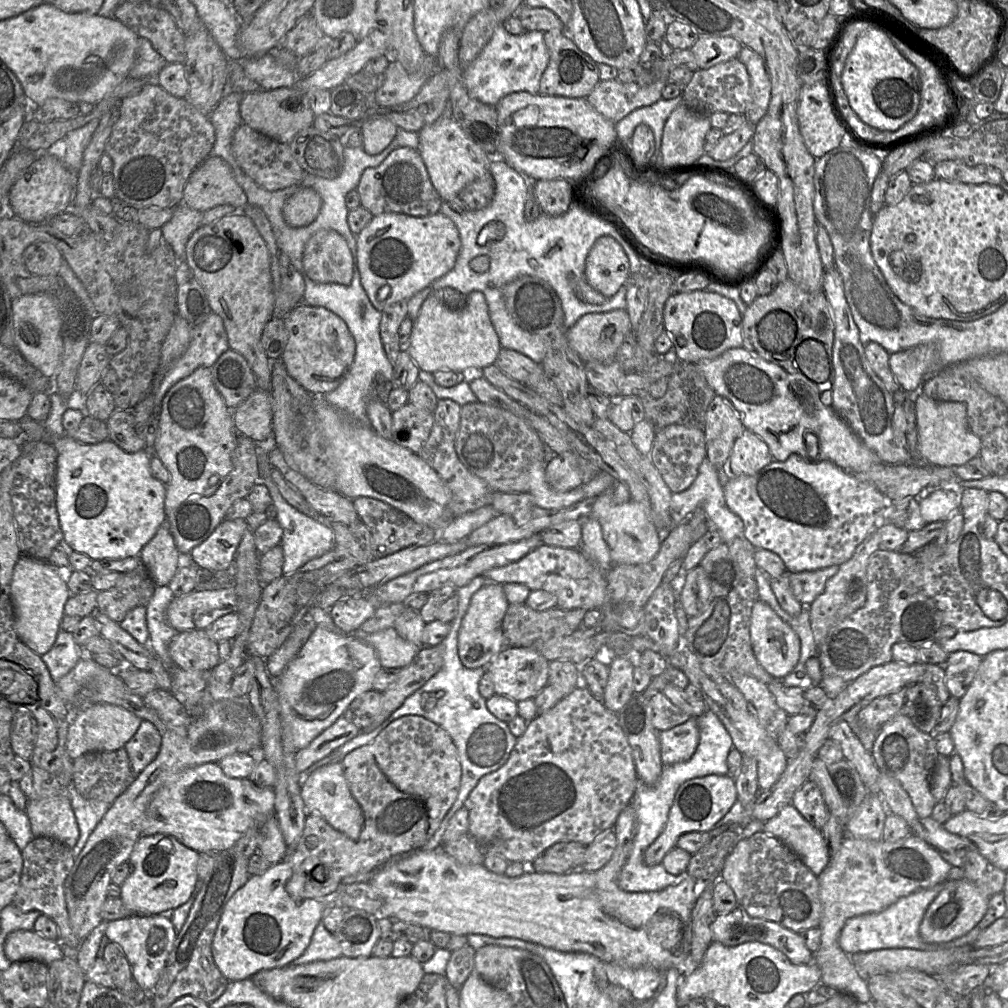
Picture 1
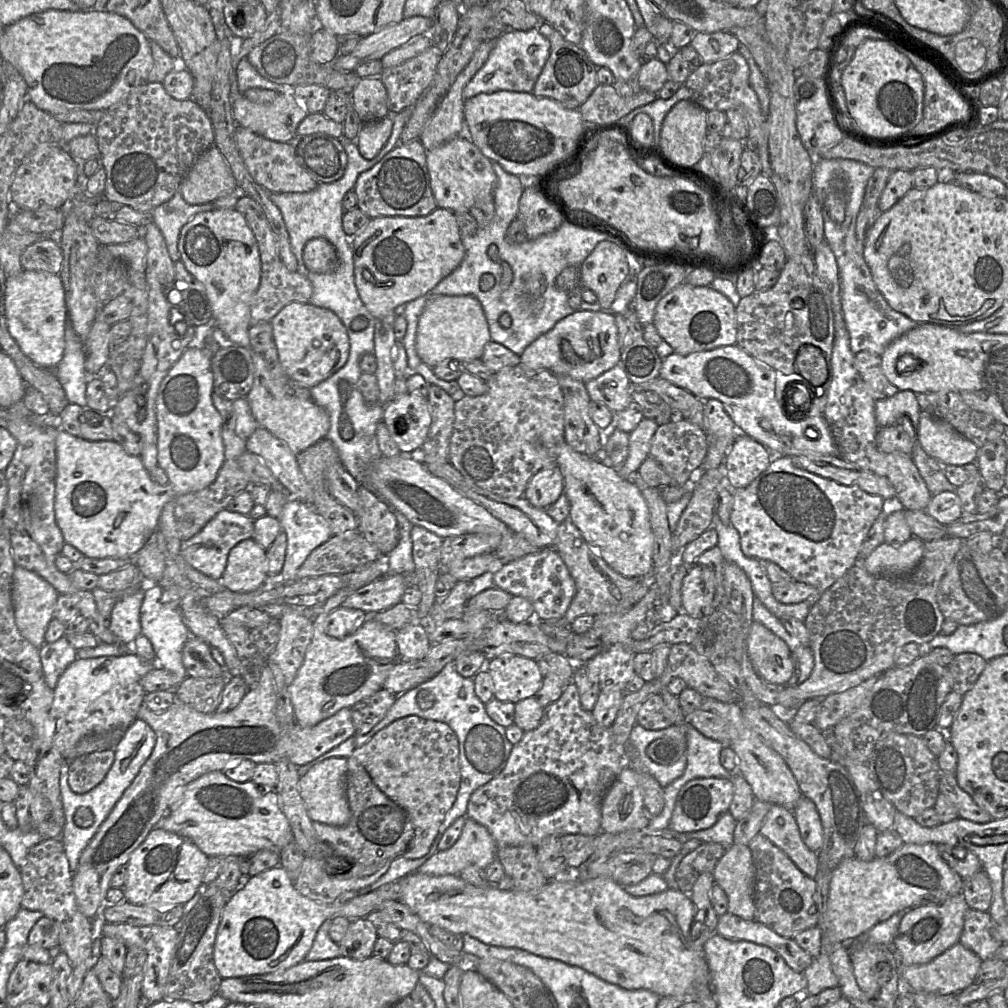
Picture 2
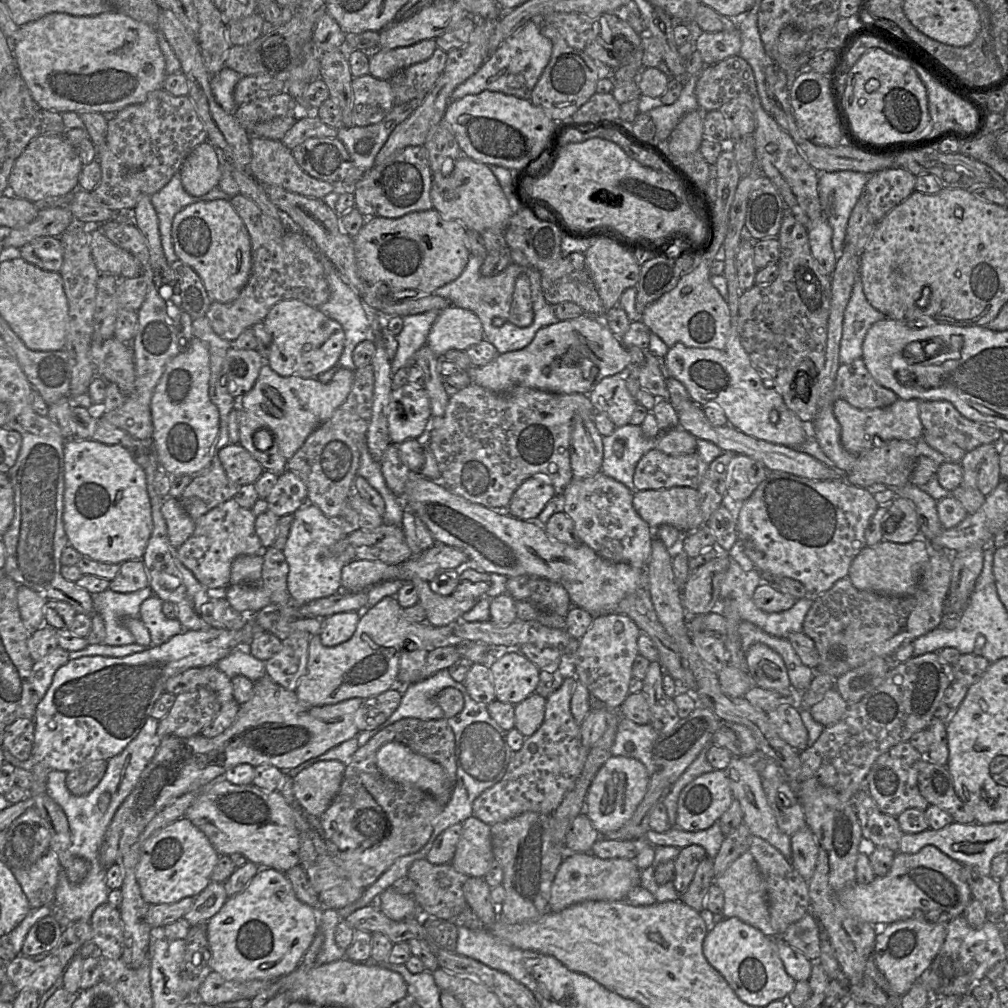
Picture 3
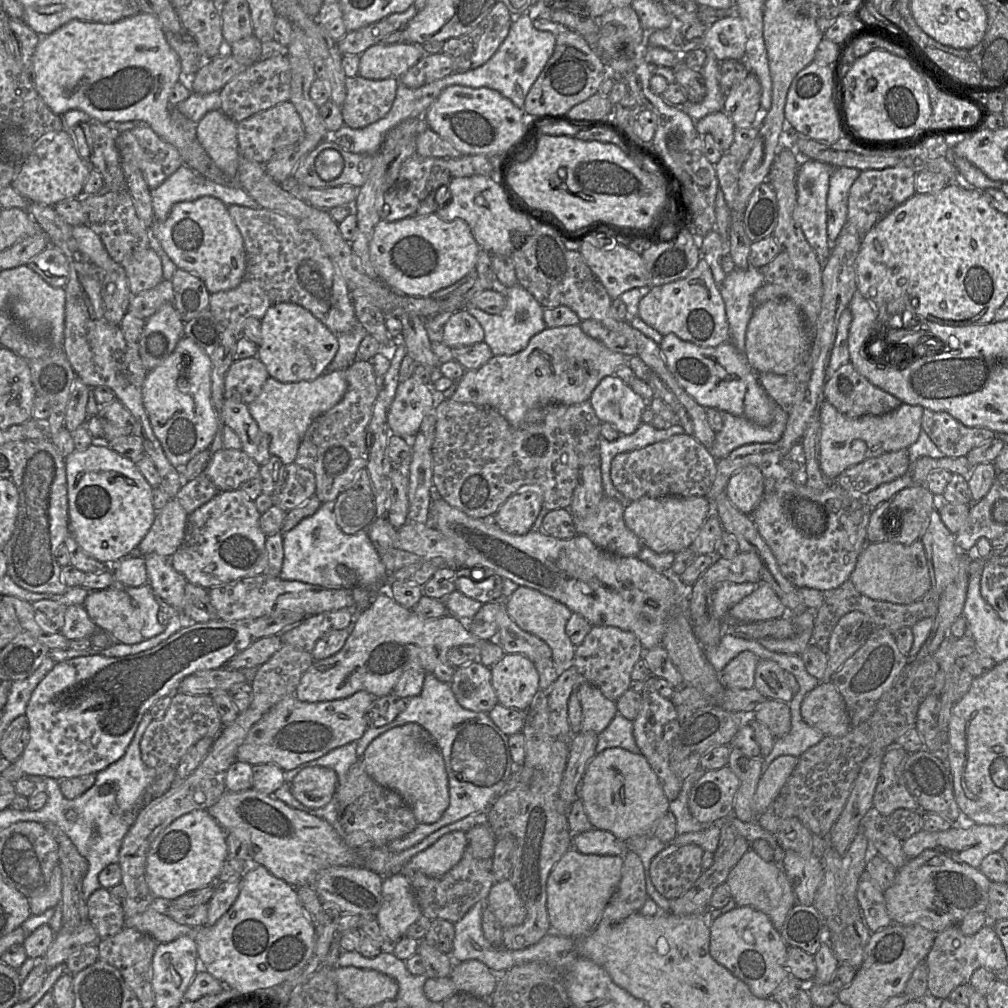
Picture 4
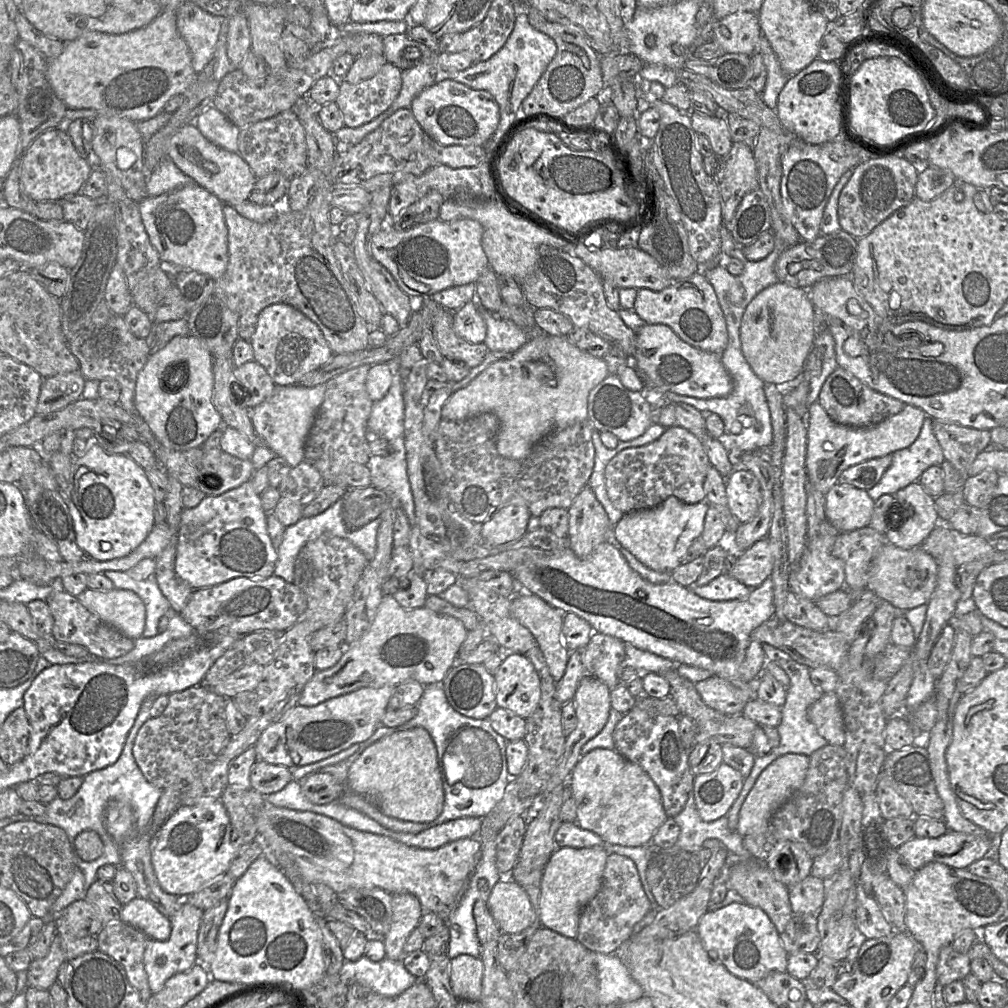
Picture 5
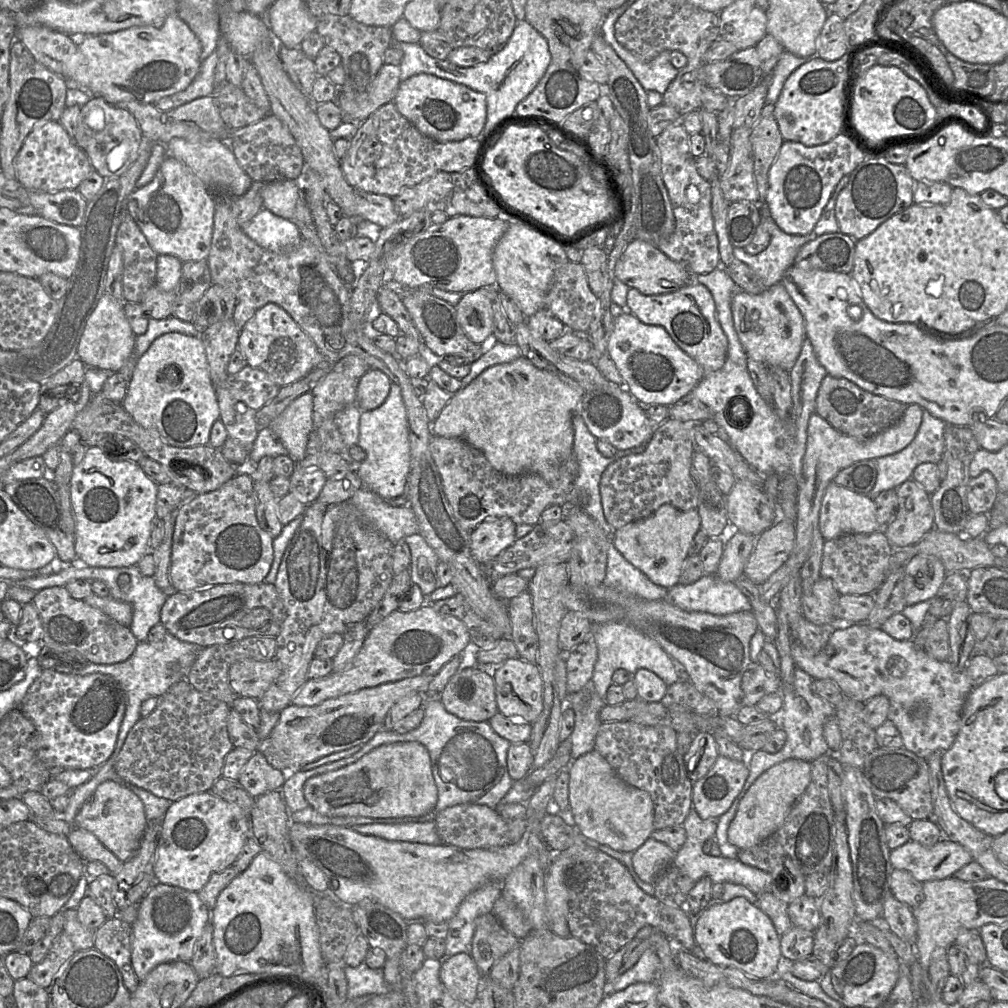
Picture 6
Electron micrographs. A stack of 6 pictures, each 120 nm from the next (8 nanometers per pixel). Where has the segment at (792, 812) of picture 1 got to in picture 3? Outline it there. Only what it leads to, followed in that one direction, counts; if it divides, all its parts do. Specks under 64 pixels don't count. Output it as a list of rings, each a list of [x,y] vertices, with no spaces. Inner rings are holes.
[[[733,756],[725,770],[732,796],[741,806],[743,813],[743,823],[746,824],[753,836],[758,836],[777,848],[790,861],[791,857],[791,836],[785,834],[778,827],[776,817],[768,803],[761,784],[761,775],[756,767],[747,763],[741,757]]]

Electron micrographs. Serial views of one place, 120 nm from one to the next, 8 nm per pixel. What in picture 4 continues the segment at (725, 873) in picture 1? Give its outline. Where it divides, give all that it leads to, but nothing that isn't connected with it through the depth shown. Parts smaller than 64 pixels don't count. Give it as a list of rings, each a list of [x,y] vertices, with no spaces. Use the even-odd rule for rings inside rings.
[[[749,849],[731,869],[725,881],[736,906],[750,906],[767,915],[774,928],[780,932],[789,911],[797,904],[791,884],[783,869],[764,861]]]

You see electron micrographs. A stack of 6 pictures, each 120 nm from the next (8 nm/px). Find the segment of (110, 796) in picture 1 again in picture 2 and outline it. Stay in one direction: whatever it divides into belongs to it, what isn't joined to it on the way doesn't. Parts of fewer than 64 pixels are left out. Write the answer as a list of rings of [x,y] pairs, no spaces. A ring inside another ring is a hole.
[[[114,749],[93,752],[68,764],[68,783],[77,794],[85,794],[98,786],[108,774],[115,759]]]

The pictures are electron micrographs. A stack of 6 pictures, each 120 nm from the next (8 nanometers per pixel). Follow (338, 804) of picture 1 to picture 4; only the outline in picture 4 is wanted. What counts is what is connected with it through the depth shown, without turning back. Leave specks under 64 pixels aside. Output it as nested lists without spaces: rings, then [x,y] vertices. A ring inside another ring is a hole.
[[[313,766],[302,769],[291,781],[291,792],[304,806],[318,809],[325,806],[336,792],[338,776],[328,767]]]

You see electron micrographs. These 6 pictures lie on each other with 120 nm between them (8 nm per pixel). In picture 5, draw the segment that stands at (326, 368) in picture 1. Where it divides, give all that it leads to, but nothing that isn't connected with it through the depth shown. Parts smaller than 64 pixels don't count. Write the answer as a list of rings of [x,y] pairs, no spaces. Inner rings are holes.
[[[288,304],[269,305],[257,317],[256,330],[249,341],[254,352],[253,360],[266,369],[276,386],[297,385],[306,374],[322,367],[334,355],[317,324]]]

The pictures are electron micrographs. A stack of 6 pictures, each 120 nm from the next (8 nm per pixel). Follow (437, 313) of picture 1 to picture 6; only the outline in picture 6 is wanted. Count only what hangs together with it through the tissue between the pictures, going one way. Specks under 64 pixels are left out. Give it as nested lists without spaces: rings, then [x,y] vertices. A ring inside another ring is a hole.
[[[490,288],[464,293],[455,308],[458,322],[472,342],[481,345],[493,334]]]

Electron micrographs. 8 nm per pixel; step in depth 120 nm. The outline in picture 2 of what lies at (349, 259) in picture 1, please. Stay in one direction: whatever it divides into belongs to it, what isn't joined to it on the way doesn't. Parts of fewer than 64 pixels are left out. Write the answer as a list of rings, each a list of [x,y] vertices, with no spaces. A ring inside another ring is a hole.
[[[324,238],[309,240],[304,246],[302,257],[306,268],[318,274],[331,273],[339,266],[334,246]]]

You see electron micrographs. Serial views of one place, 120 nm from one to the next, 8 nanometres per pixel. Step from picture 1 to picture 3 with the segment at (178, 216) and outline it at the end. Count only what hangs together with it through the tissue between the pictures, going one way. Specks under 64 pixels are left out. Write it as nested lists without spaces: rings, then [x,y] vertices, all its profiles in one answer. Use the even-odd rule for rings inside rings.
[[[180,172],[175,173],[161,190],[151,196],[159,220],[163,251],[169,265],[178,260],[172,240],[172,223],[175,215],[192,203],[216,199],[230,201],[230,197],[219,186],[200,197],[190,195],[183,188]]]

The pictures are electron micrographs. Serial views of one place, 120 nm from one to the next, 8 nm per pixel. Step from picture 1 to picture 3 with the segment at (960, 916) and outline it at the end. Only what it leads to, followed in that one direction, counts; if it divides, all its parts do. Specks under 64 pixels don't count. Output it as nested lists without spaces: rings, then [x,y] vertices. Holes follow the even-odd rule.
[[[909,918],[887,924],[885,929],[877,934],[873,951],[873,959],[877,968],[884,974],[890,988],[897,995],[906,994],[915,981],[921,978],[926,970],[930,969],[933,960],[942,947],[947,935],[948,923],[929,922],[924,918]]]

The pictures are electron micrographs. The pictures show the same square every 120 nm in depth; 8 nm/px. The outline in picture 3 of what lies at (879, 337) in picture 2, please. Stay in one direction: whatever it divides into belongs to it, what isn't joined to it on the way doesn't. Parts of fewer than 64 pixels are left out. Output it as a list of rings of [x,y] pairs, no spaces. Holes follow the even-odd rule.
[[[851,170],[819,173],[819,201],[823,215],[832,228],[832,248],[837,255],[844,246],[850,214],[870,175]],[[860,278],[855,281],[844,311],[839,361],[848,364],[862,357],[862,345],[869,328],[885,316],[867,301]]]

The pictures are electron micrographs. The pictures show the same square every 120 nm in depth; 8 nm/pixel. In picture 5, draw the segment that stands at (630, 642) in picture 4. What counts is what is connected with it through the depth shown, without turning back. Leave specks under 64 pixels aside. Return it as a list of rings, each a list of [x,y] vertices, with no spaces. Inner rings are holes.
[[[595,631],[580,652],[587,675],[598,678],[609,689],[620,684],[625,658],[625,643],[621,639]]]

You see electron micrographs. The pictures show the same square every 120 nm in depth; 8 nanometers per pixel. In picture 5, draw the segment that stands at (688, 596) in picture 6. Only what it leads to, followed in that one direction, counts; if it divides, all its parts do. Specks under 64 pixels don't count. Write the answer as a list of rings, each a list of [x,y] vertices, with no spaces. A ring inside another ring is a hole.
[[[722,573],[717,578],[704,586],[688,587],[692,591],[707,600],[730,601],[745,600],[752,589],[731,577],[728,573]]]

